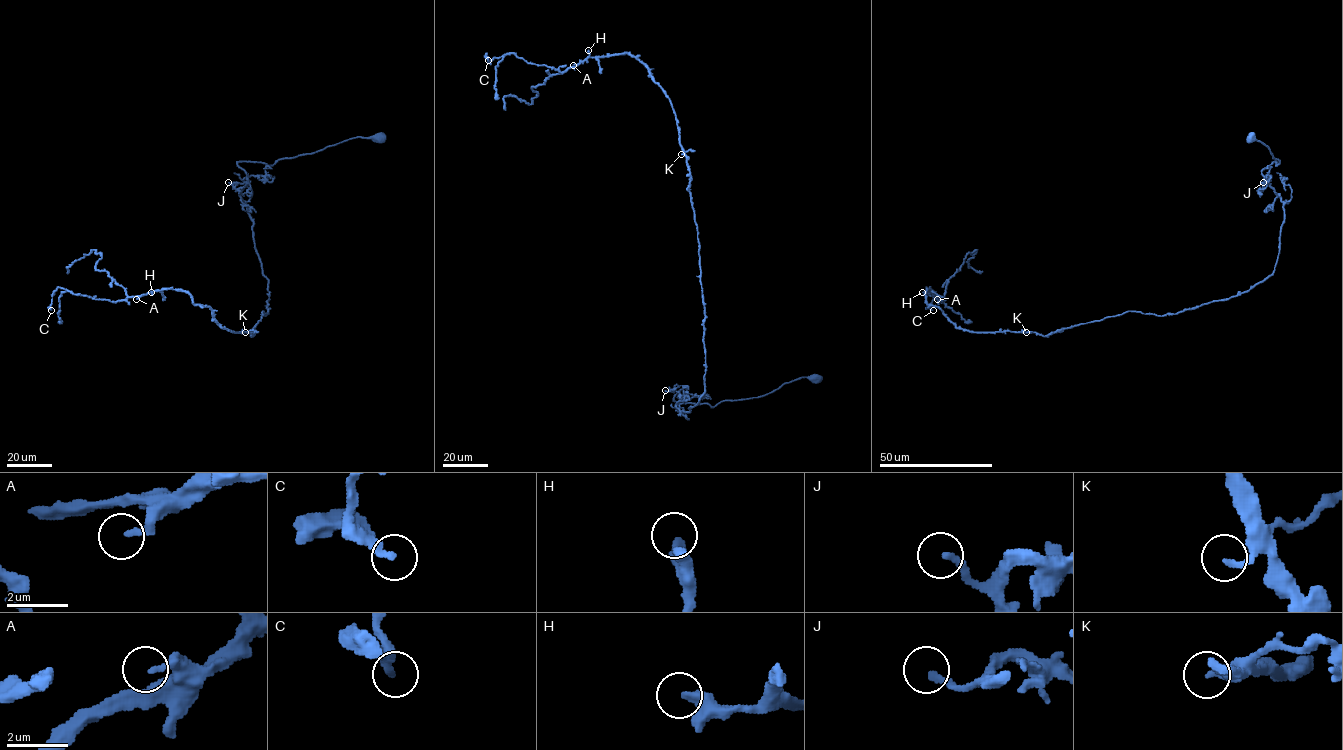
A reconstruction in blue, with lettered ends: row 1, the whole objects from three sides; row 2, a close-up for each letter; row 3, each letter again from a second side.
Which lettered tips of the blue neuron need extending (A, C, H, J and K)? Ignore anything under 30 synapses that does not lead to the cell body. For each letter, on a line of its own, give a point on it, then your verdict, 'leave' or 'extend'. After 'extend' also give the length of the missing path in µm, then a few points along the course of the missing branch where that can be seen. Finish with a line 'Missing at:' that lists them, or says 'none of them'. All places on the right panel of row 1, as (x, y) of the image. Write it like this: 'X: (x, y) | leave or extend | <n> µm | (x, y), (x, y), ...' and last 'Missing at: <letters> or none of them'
A: (937, 299) | leave
C: (933, 310) | leave
H: (922, 292) | leave
J: (1263, 182) | extend | 30 µm | (1263, 182), (1269, 179), (1260, 179), (1251, 188)
K: (1026, 332) | leave
Missing at: J

